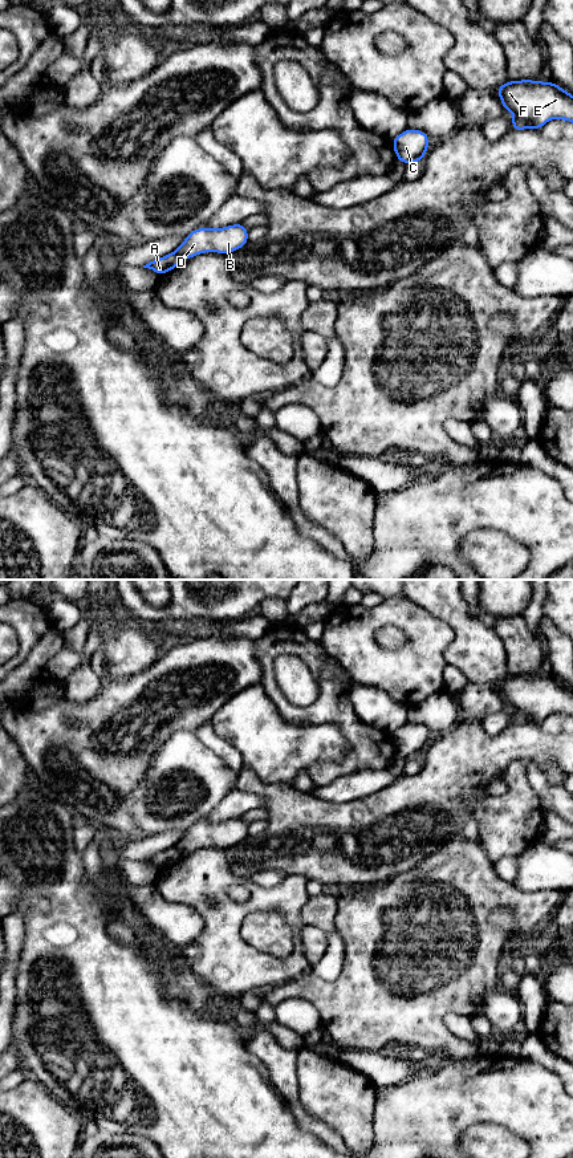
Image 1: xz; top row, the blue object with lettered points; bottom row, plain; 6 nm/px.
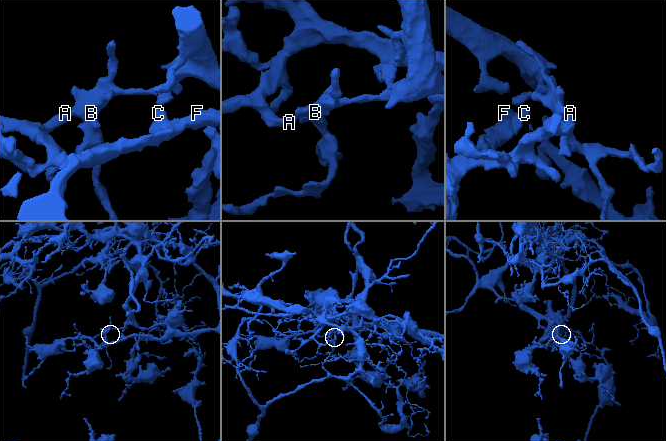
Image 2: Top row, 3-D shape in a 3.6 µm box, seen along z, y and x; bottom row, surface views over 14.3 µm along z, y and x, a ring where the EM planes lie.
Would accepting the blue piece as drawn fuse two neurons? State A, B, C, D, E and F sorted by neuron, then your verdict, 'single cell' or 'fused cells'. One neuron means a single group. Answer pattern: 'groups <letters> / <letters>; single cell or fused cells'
groups A C E F / B D; fused cells

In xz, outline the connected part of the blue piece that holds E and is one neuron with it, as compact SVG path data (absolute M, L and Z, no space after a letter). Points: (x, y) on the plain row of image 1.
M540 674L507 675L495 683L505 706L512 706L513 726L535 722L550 714L573 716L573 690L554 676Z

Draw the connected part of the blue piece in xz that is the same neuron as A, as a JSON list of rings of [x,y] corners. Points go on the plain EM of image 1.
[[[171,846],[170,849],[150,856],[149,858],[143,860],[143,862],[149,862],[159,870],[163,870],[168,865],[176,862],[180,857],[182,853],[175,846]]]

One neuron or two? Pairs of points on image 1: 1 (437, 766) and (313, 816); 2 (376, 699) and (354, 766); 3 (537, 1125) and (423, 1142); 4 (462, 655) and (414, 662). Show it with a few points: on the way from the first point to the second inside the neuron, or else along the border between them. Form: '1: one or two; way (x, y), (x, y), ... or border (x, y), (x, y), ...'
1: one; way (407, 796), (394, 809), (382, 816), (344, 816)
2: two; border (349, 701), (354, 714), (365, 724), (390, 735)
3: one; way (509, 1110), (455, 1110), (451, 1114)
4: two; border (451, 628), (454, 641), (443, 654), (446, 663)

